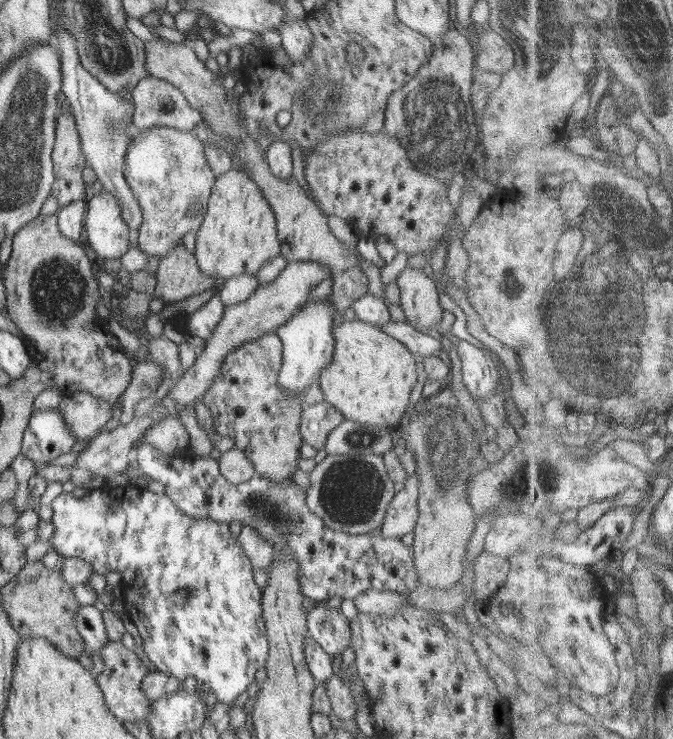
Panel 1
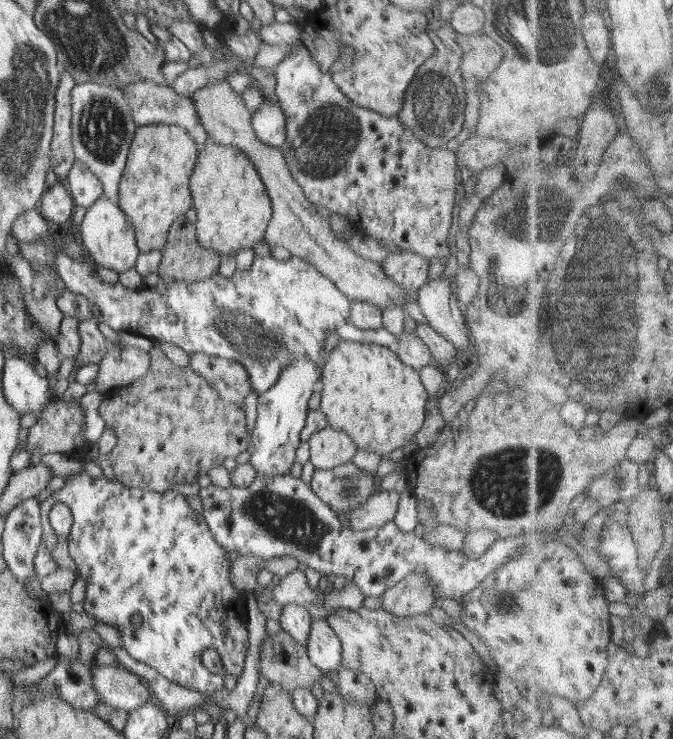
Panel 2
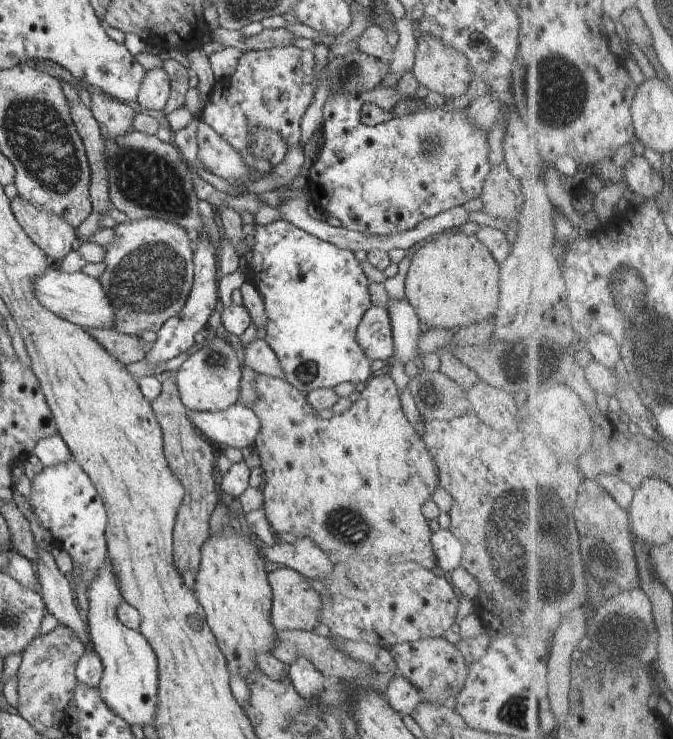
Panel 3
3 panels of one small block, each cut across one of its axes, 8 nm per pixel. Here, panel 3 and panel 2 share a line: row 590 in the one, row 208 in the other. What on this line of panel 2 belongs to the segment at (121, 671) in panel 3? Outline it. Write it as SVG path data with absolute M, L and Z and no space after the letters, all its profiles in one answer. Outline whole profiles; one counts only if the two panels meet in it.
M101 196L95 200L94 204L86 209L79 229L84 251L98 266L112 268L117 273L135 266L140 254L135 239L135 230L115 199L111 200L109 197Z

